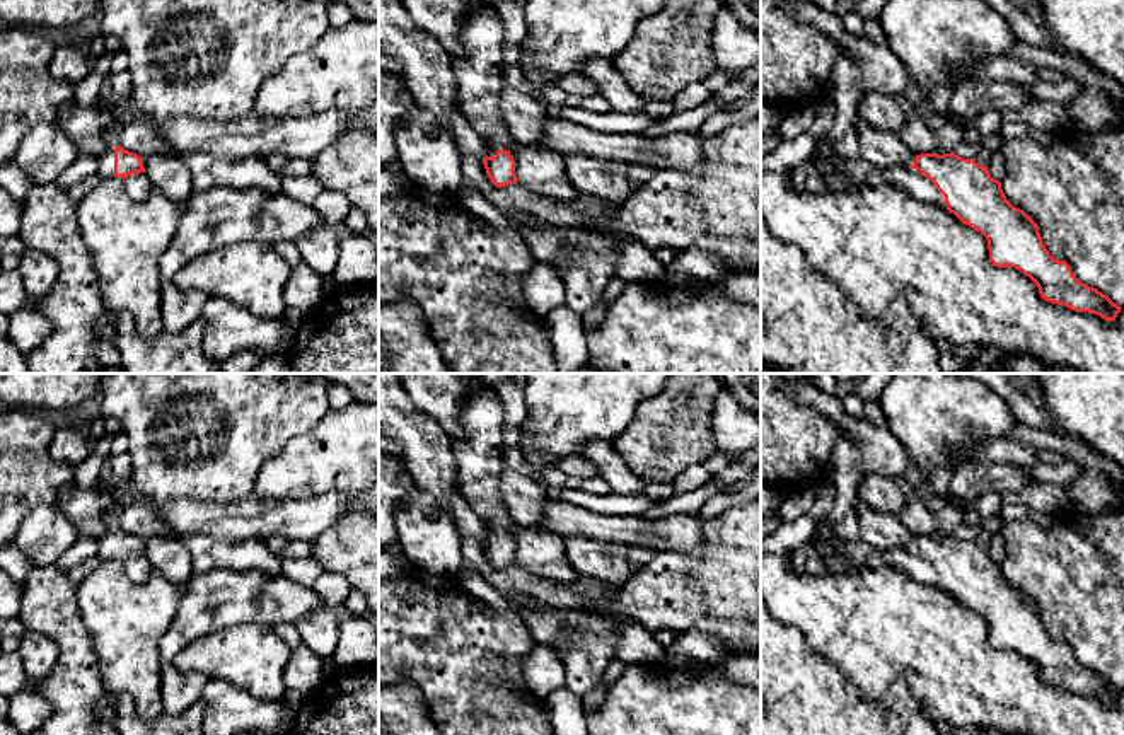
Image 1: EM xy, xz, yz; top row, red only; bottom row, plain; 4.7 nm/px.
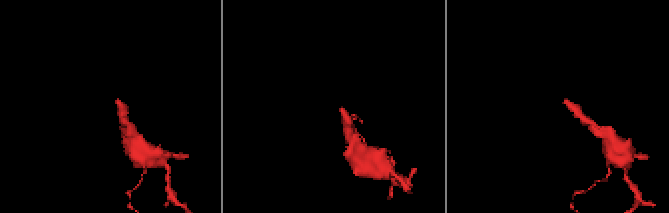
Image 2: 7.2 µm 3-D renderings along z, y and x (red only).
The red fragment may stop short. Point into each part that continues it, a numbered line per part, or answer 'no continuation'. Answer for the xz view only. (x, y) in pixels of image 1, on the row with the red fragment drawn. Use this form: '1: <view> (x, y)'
1: xz (478, 74)

